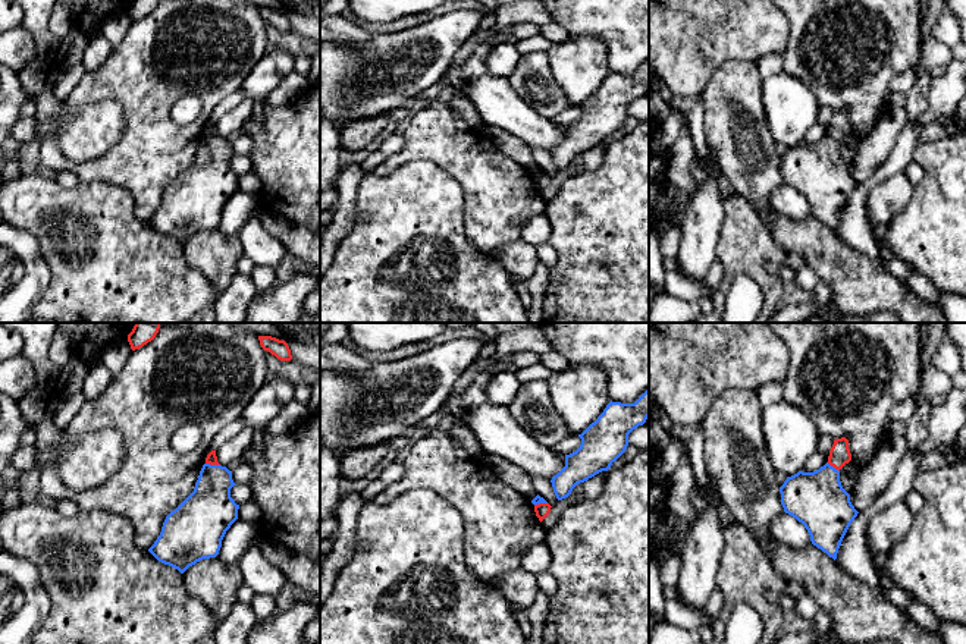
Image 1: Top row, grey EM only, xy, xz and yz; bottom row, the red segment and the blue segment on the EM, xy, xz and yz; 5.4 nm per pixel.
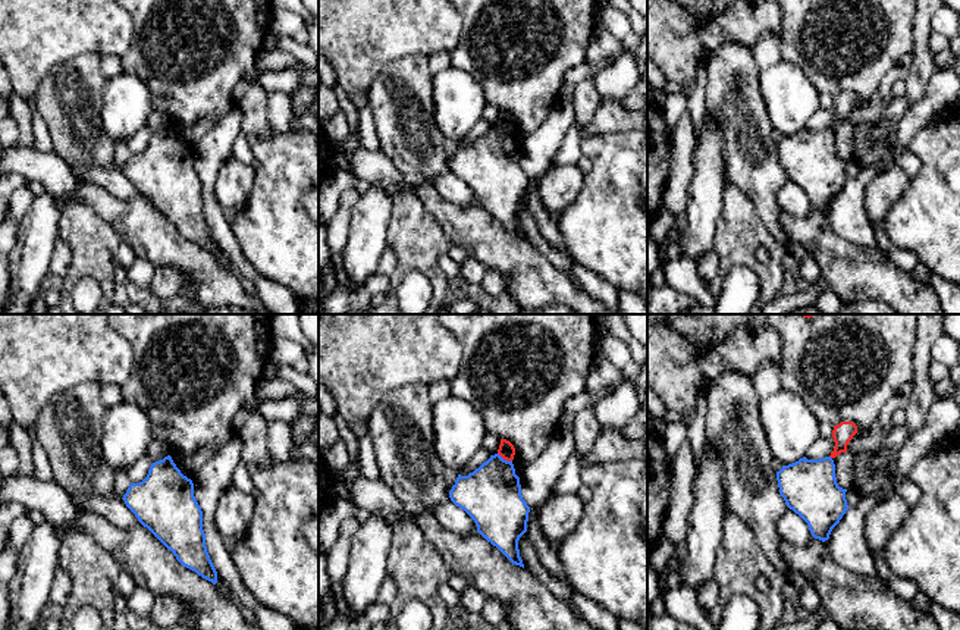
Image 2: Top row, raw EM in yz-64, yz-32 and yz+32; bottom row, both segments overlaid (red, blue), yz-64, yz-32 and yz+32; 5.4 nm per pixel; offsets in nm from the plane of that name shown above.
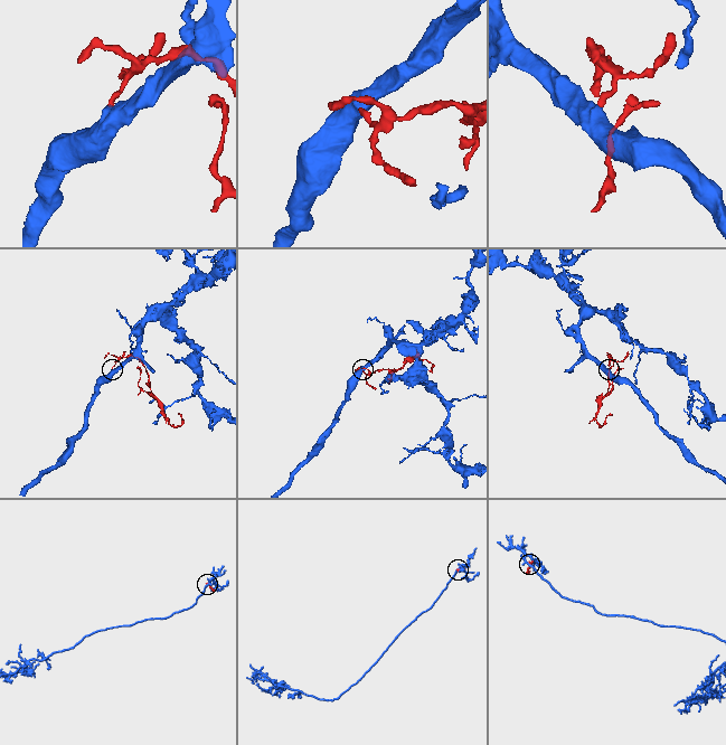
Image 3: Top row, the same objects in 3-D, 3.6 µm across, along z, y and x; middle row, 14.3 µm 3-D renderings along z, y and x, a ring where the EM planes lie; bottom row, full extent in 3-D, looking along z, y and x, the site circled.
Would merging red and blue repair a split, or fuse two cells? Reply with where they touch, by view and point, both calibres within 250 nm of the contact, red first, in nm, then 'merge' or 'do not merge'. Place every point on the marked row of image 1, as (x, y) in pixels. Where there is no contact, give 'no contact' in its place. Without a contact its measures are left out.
xy (213, 464) | 60/280 nm | do not merge

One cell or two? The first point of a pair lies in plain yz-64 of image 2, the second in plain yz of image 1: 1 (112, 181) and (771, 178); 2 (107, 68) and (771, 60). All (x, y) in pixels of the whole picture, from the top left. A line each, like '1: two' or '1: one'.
1: two
2: one

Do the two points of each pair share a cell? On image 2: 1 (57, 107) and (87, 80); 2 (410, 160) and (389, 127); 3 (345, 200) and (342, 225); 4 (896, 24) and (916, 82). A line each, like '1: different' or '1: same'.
1: same
2: same
3: same
4: different

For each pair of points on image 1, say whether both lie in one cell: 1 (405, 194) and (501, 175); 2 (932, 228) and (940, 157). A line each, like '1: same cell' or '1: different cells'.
1: different cells
2: same cell

